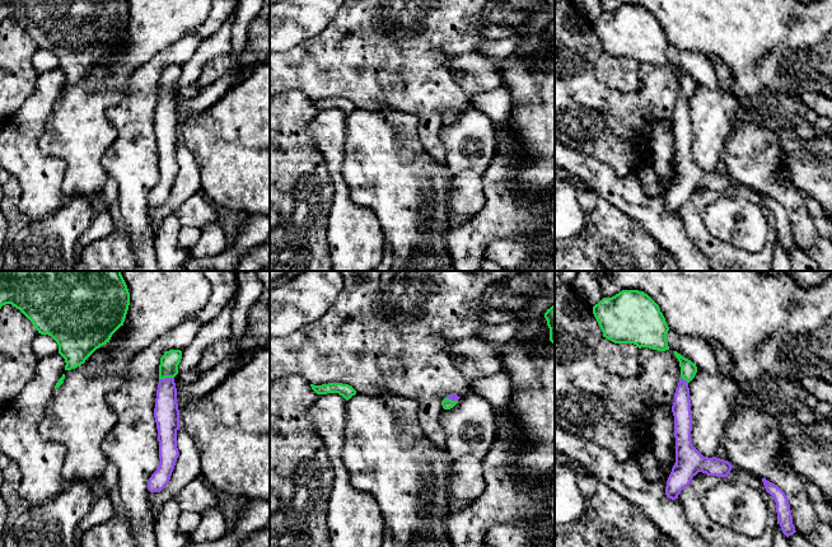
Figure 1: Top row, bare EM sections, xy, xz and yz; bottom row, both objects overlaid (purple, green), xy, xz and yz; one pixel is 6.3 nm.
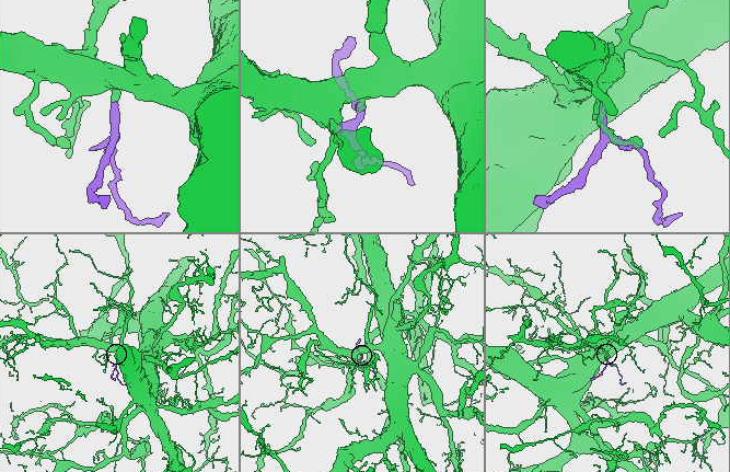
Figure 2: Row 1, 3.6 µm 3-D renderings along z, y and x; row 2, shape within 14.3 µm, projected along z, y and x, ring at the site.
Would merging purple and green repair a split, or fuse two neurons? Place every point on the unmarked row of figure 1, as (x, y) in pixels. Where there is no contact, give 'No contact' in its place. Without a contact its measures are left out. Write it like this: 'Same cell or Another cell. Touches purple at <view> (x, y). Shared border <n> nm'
Same cell. Touches purple at xy (166, 93). Shared border 100 nm

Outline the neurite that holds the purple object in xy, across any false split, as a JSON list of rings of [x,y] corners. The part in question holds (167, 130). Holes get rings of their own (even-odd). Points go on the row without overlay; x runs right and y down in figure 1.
[[[181,65],[165,66],[160,73],[159,99],[154,123],[160,178],[148,196],[148,205],[150,207],[159,207],[168,200],[179,170],[177,145],[181,139],[174,92],[178,89],[181,74]]]

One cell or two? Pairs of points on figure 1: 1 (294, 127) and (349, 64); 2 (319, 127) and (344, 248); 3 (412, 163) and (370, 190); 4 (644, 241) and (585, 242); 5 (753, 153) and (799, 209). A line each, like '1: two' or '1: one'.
1: two
2: one
3: one
4: one
5: one

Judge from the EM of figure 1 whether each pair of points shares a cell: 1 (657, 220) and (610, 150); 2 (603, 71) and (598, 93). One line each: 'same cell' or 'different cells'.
1: different cells
2: different cells

